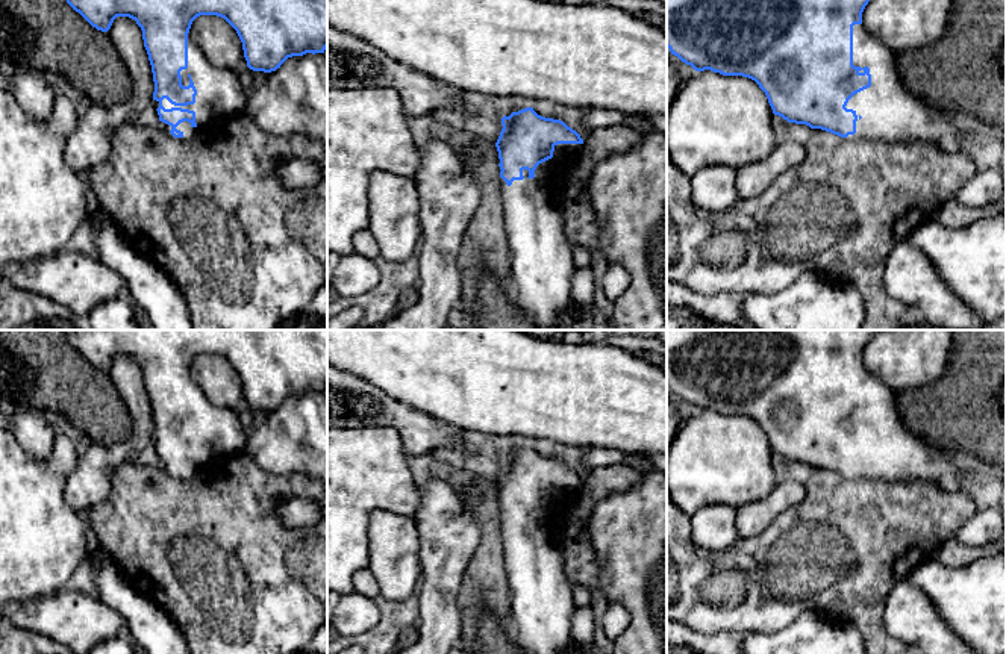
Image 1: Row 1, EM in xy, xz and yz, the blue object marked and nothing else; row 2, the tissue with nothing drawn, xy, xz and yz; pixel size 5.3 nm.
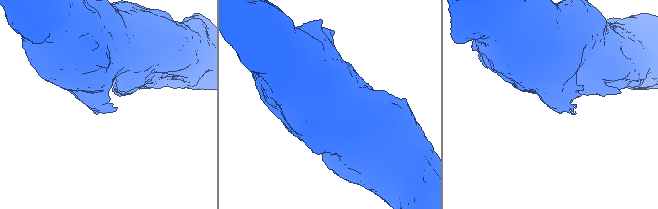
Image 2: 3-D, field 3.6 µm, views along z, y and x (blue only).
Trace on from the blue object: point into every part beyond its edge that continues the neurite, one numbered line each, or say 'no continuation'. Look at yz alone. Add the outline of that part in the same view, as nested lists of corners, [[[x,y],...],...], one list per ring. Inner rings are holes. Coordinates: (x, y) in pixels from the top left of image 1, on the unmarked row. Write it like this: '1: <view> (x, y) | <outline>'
1: yz (890, 451) | [[[862,363],[853,365],[853,404],[870,407],[871,425],[854,433],[845,445],[858,454],[856,472],[847,478],[923,481],[945,490],[961,487],[974,462],[912,434],[901,422],[895,392]]]

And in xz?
1: xz (541, 597) | [[[558,483],[553,497],[539,503],[535,516],[523,509],[523,519],[514,519],[511,525],[500,516],[505,568],[511,590],[512,631],[526,654],[567,654],[573,645],[574,600],[571,581],[565,574],[565,565],[548,527],[548,510],[555,504],[568,501],[582,483]]]

